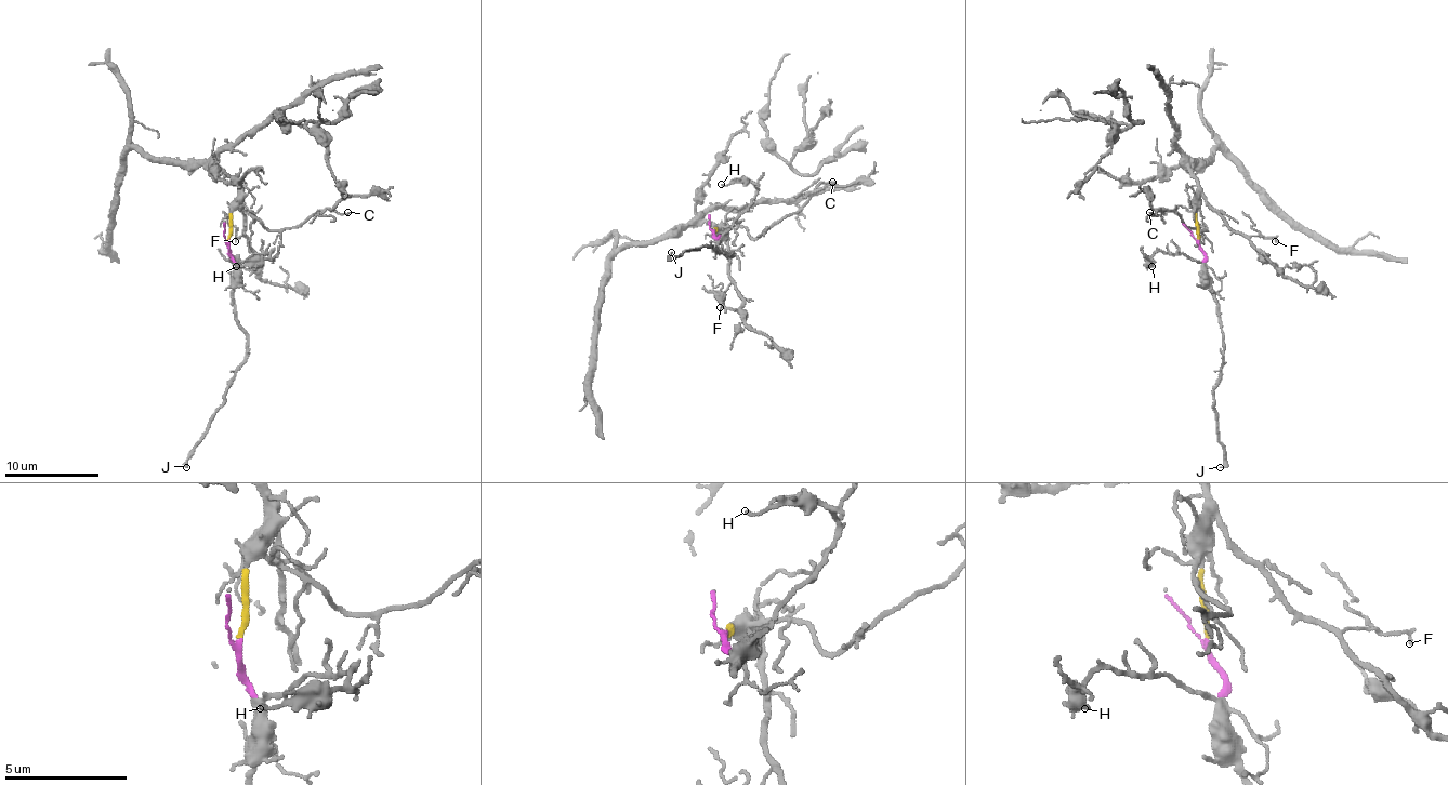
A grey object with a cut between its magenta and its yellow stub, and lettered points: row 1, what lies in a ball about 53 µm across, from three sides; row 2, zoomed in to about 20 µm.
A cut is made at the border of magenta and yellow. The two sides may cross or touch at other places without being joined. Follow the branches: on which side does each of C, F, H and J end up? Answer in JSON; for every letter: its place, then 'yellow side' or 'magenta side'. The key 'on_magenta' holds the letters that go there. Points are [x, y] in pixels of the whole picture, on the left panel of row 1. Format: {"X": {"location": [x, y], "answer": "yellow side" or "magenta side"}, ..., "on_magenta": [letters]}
{"C": {"location": [347, 212], "answer": "yellow side"}, "F": {"location": [235, 241], "answer": "yellow side"}, "H": {"location": [236, 266], "answer": "magenta side"}, "J": {"location": [186, 467], "answer": "magenta side"}, "on_magenta": ["H", "J"]}

